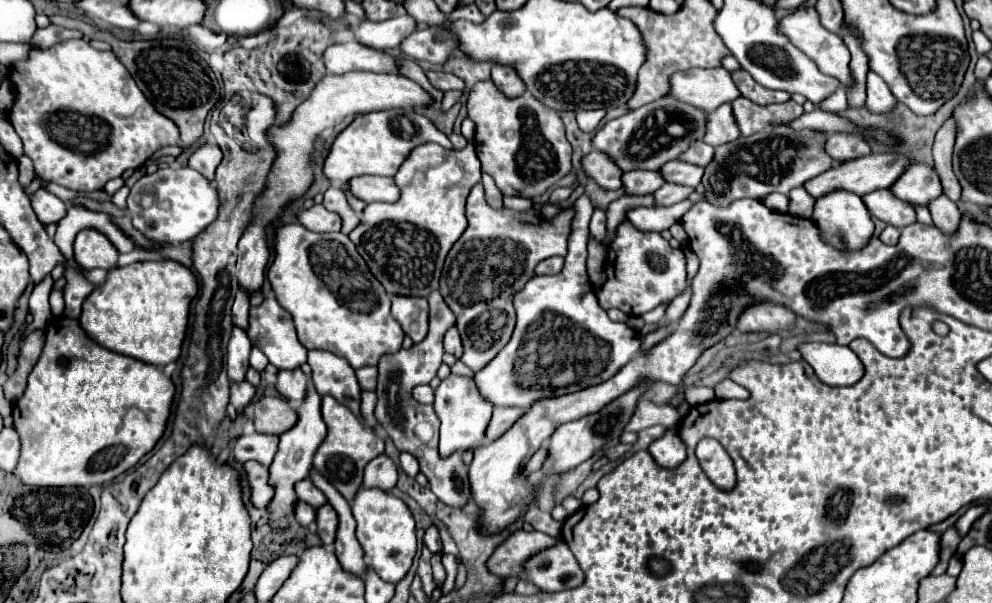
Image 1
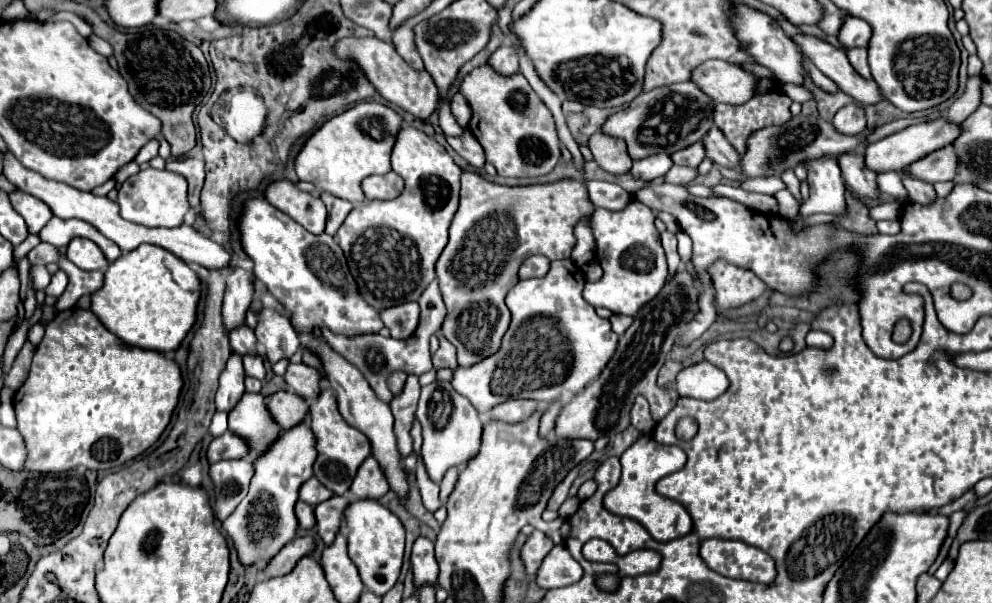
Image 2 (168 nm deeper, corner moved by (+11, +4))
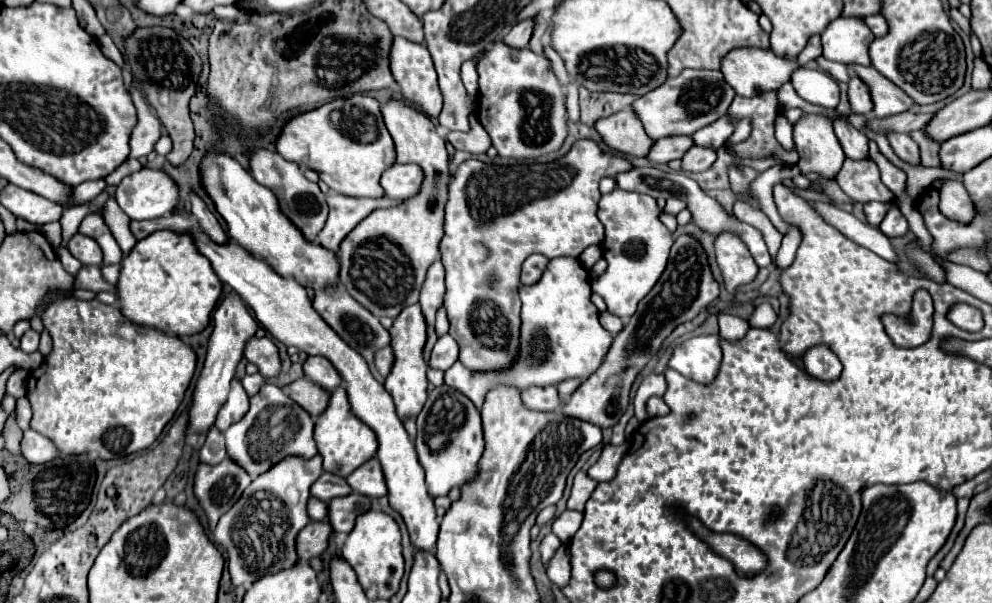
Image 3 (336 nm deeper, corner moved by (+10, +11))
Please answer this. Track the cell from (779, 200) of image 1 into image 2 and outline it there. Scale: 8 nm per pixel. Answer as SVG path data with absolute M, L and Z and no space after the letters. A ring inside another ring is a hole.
M780 190L780 192L776 192L774 194L776 196L776 200L778 200L778 204L780 204L780 216L788 216L788 220L792 220L796 214L798 214L798 208L800 208L800 202L792 196L792 192L790 190Z

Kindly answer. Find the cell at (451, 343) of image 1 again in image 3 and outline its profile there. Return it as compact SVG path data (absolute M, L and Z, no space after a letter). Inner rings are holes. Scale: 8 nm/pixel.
M445 335L445 337L437 339L437 343L435 343L433 351L431 351L431 361L429 361L429 365L431 365L433 369L447 371L447 367L457 361L457 355L459 355L457 343L455 343L449 335Z

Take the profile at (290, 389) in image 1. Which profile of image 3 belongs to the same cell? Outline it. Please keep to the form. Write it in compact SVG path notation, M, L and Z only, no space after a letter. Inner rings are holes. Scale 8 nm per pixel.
M307 357L303 361L303 375L325 391L333 391L333 387L341 385L341 377L333 371L331 363L325 357Z

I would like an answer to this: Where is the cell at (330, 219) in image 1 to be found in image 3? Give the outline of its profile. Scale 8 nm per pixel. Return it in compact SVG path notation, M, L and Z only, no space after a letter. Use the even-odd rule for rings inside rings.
M255 149L251 155L251 175L255 177L257 183L265 185L267 189L271 189L279 201L281 211L303 231L303 235L307 239L317 239L321 227L325 225L327 219L327 203L325 203L325 195L321 193L317 183L311 183L309 179L305 179L305 175L301 173L301 169L283 159L279 153L267 151L267 149Z

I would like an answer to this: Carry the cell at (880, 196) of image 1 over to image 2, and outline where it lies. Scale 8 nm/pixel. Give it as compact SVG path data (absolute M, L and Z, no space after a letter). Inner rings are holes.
M844 152L838 156L840 170L844 176L844 182L862 198L876 200L878 198L878 186L876 186L876 172L868 170L864 166L864 152Z

